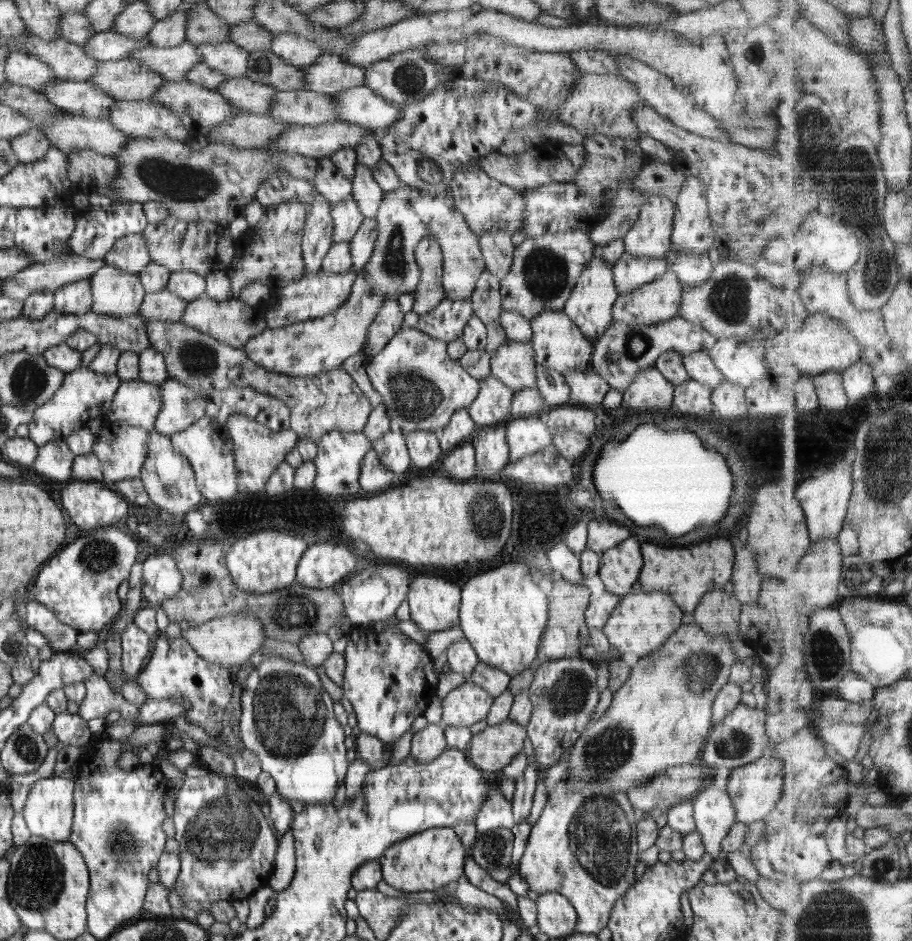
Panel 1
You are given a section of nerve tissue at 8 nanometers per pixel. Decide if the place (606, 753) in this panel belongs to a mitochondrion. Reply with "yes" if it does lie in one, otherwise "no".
yes

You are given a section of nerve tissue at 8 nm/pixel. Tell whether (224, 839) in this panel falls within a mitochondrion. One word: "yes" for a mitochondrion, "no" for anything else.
yes

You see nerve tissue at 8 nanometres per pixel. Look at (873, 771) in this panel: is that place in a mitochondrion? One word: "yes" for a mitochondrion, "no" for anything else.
no

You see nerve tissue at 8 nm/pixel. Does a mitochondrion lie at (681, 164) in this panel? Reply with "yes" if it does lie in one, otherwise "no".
no

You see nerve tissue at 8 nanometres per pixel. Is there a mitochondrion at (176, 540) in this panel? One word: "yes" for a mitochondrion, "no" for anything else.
no

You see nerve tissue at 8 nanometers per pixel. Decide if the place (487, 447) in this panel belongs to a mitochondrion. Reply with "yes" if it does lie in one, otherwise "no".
no

